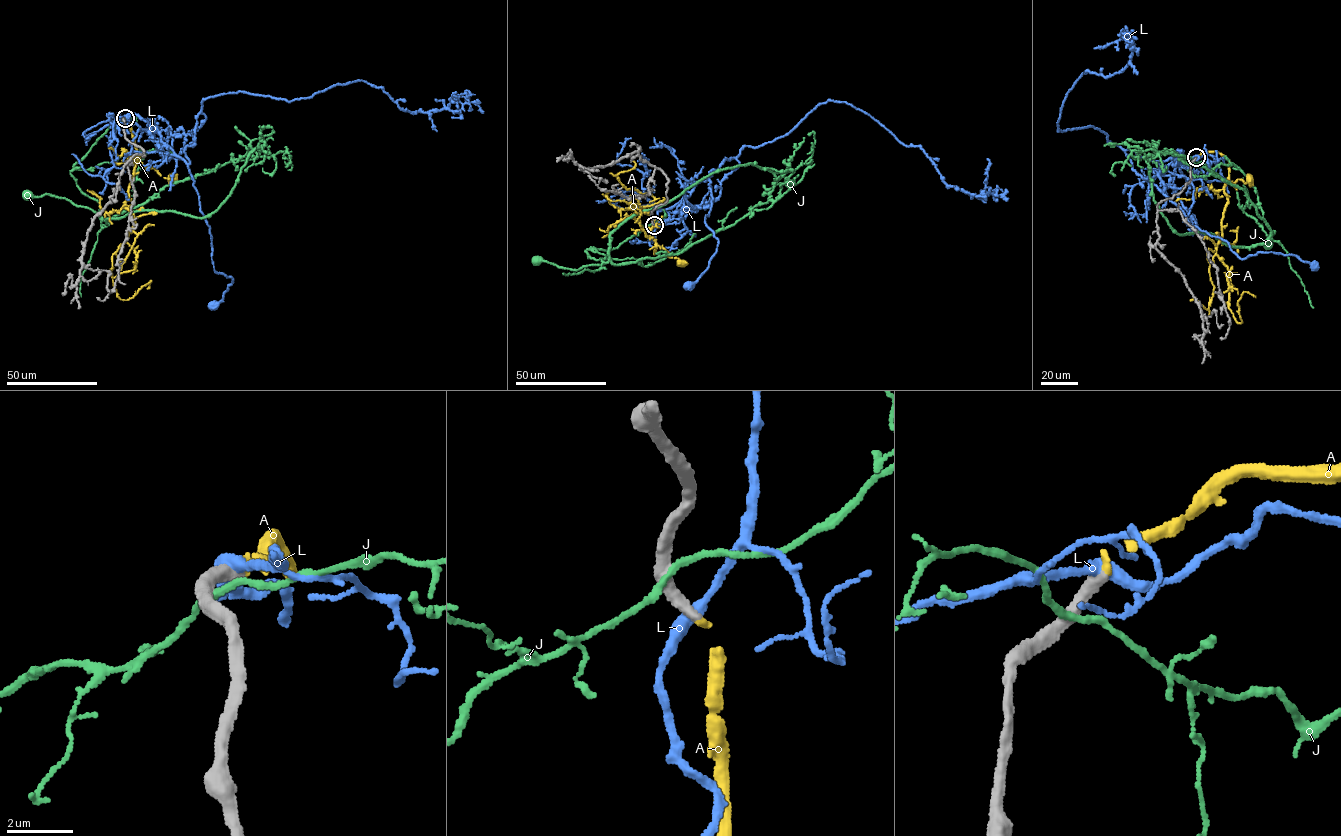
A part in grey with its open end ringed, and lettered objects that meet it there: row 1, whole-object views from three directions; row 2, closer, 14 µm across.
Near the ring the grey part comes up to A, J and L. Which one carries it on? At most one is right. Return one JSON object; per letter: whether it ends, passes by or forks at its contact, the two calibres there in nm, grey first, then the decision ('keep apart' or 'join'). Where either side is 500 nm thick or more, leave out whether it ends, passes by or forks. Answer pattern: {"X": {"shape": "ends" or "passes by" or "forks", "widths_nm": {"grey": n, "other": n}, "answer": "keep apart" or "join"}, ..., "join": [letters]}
{"A": {"shape": "ends", "widths_nm": {"grey": 400, "other": 190}, "answer": "join"}, "J": {"shape": "passes by", "widths_nm": {"grey": 400, "other": 200}, "answer": "keep apart"}, "L": {"shape": "passes by", "widths_nm": {"grey": 440, "other": 400}, "answer": "keep apart"}, "join": ["A"]}

